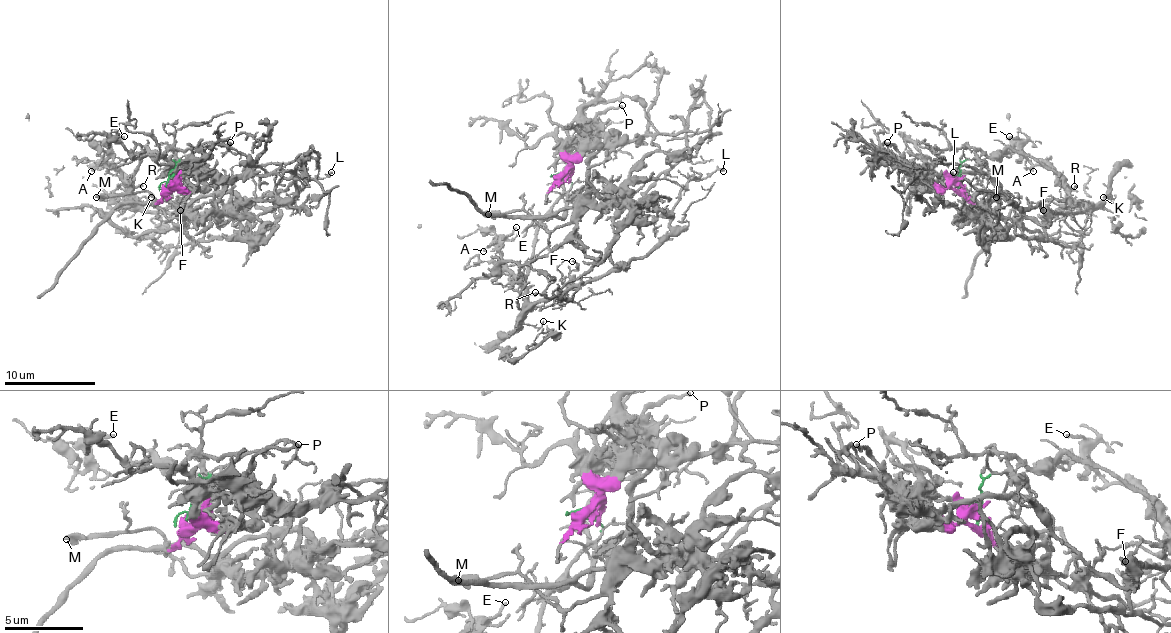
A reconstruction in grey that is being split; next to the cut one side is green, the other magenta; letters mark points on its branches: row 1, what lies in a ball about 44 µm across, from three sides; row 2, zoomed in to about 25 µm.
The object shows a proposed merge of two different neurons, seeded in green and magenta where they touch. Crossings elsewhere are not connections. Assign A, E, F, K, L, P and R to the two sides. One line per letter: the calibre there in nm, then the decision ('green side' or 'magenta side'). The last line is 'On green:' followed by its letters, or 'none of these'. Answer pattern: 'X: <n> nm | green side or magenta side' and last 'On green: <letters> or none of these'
A: 70 nm | green side
E: 150 nm | green side
F: 140 nm | green side
K: 100 nm | green side
L: 200 nm | green side
P: 160 nm | magenta side
R: 110 nm | green side
On green: A, E, F, K, L, R

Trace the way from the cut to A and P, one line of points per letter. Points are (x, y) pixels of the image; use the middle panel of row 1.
A: (561, 173), (570, 185), (540, 224), (524, 276), (517, 276), (501, 260), (501, 254), (492, 244), (483, 251)
P: (561, 176), (568, 171), (568, 160), (577, 151), (574, 141), (607, 109), (623, 105)

